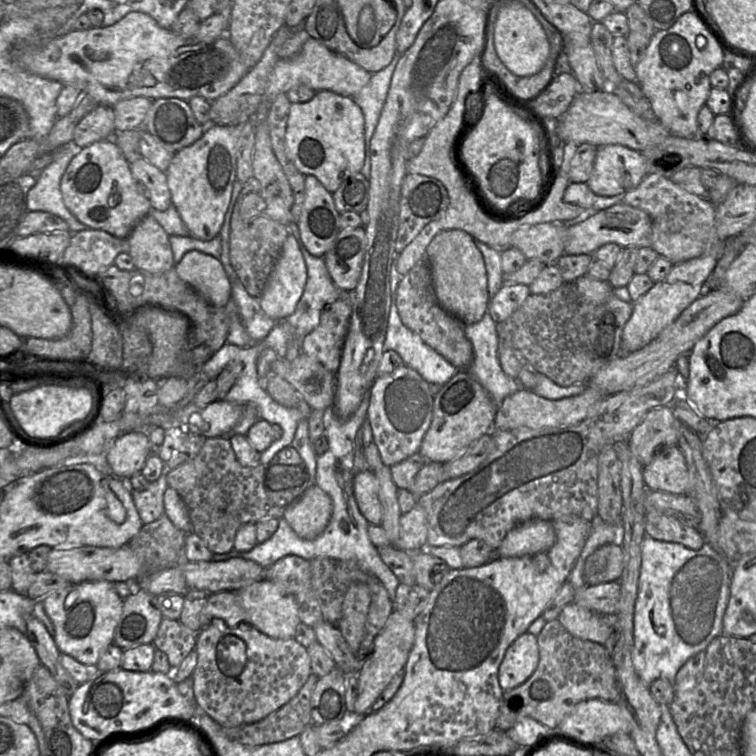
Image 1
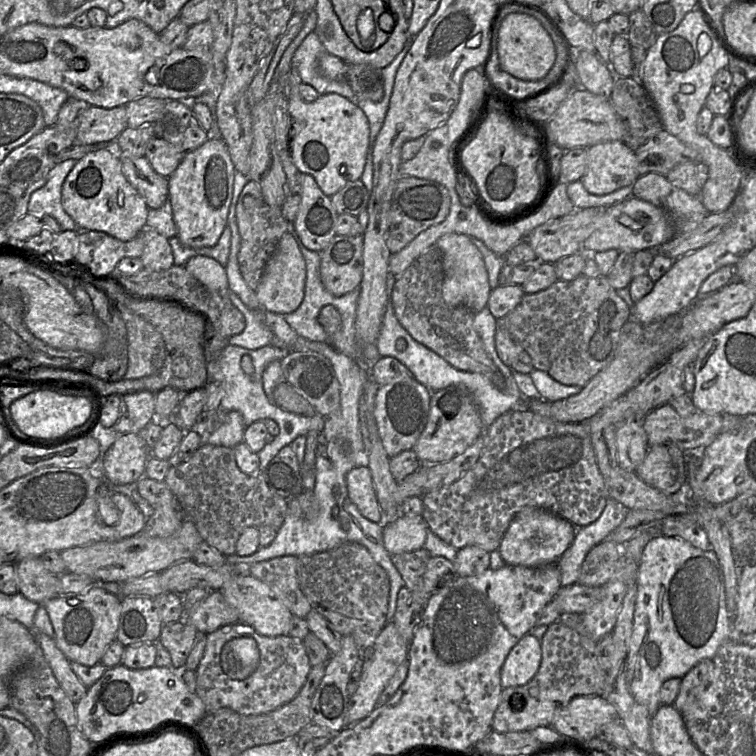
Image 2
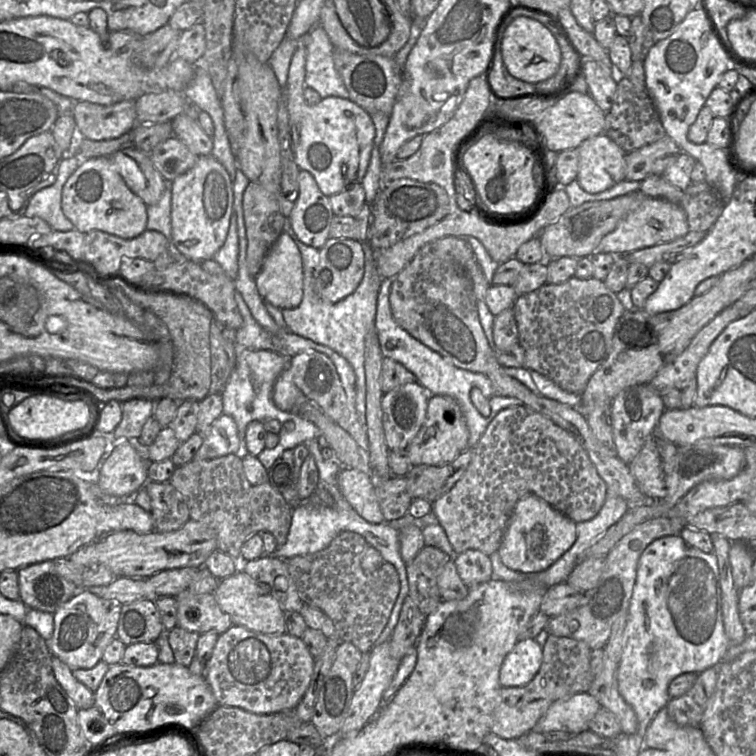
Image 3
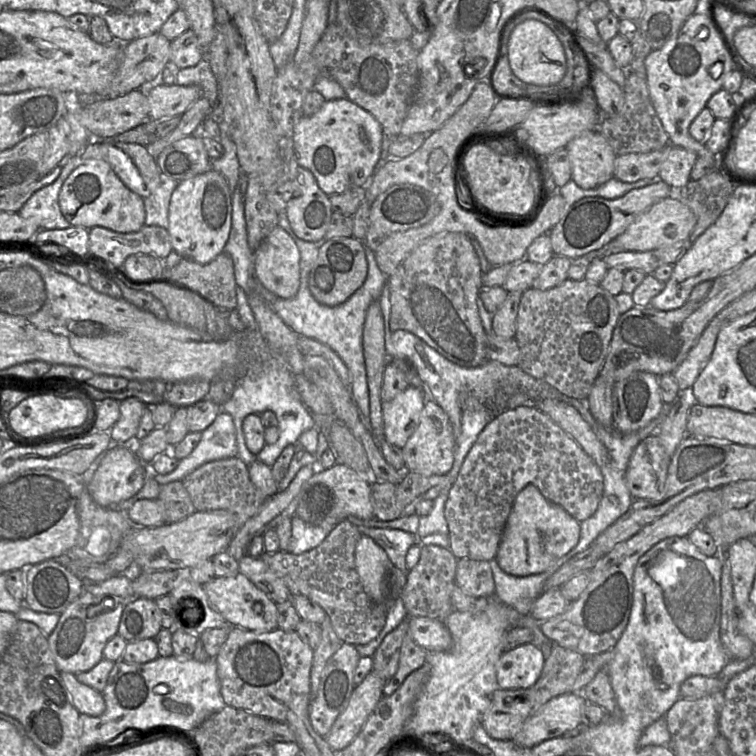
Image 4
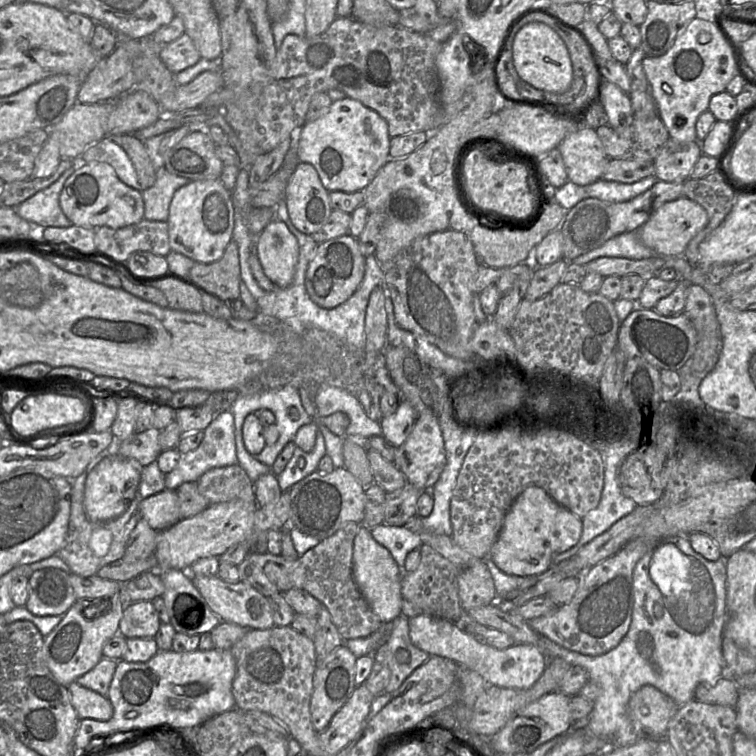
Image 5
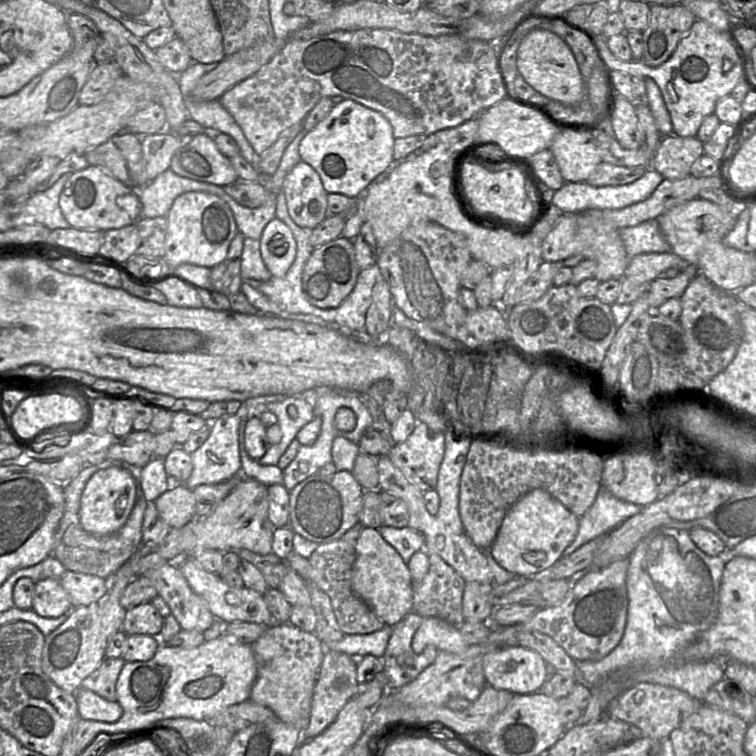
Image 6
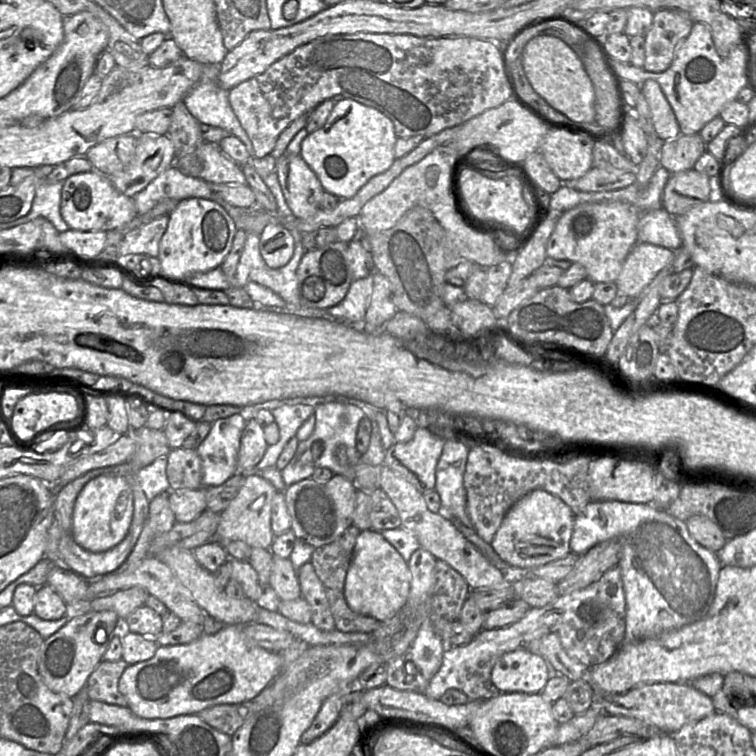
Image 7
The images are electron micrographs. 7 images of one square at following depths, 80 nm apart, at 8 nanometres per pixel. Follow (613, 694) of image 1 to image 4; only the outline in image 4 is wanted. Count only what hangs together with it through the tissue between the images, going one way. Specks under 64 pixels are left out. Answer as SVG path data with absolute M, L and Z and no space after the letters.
M553 644L550 656L545 660L543 670L537 682L528 689L497 689L488 710L484 713L481 724L486 732L497 740L513 740L525 721L541 706L552 698L573 692L574 683L584 664L586 656Z

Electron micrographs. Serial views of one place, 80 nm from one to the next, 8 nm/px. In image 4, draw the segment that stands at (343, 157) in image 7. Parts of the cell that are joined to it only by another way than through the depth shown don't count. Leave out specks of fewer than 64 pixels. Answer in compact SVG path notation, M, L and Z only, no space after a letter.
M347 97L327 100L314 115L303 115L293 130L298 164L314 174L328 196L368 184L377 170L383 136L381 123Z

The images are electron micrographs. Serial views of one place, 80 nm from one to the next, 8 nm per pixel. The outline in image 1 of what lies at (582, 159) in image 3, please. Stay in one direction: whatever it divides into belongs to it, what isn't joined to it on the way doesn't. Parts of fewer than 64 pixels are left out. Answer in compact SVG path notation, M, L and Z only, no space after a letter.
M598 147L588 187L598 196L613 197L635 189L647 175L645 156L628 147Z

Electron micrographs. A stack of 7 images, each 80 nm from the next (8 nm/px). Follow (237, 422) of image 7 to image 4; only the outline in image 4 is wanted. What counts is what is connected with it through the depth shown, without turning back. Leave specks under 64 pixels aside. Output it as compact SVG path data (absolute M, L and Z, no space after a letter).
M222 410L213 423L202 432L197 447L190 455L179 460L175 470L168 474L154 476L160 485L182 481L191 472L208 462L237 456L234 420L230 414Z

